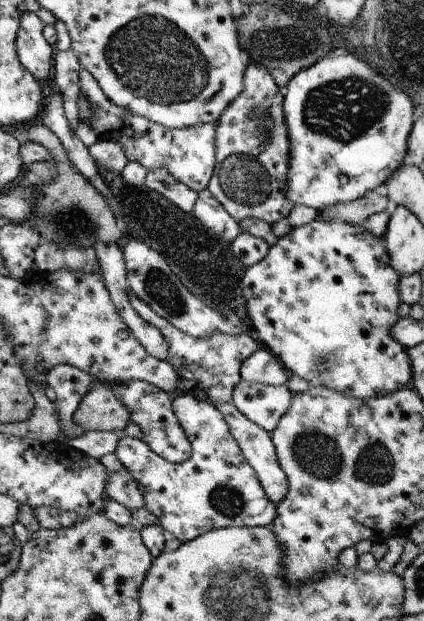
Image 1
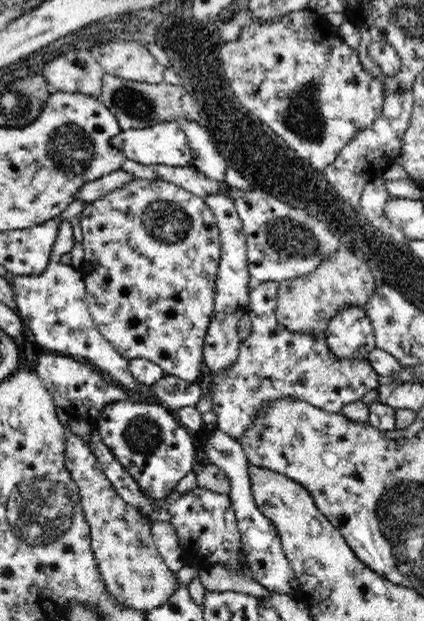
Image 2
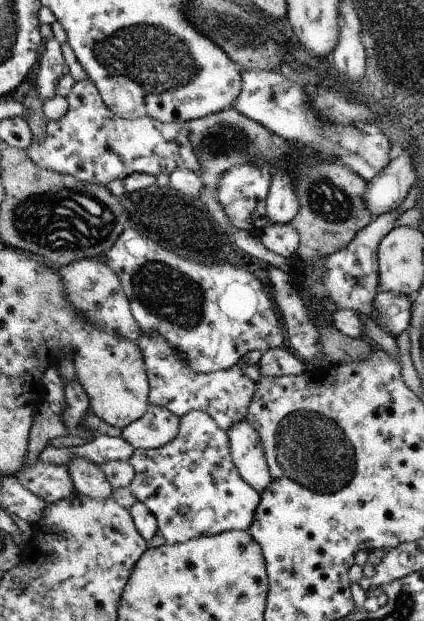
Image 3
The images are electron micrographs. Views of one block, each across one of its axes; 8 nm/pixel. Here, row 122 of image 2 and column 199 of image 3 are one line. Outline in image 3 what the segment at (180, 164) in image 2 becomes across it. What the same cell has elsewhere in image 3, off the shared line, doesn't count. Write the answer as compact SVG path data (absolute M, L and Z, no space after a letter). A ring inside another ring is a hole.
M89 80L75 82L65 100L69 106L67 114L57 122L47 120L45 140L41 144L33 140L27 148L27 156L31 156L37 168L99 186L107 186L113 180L125 180L131 174L149 174L157 178L159 174L169 176L173 170L187 168L199 176L203 170L185 122L163 124L153 118L121 120L103 104L99 90Z

